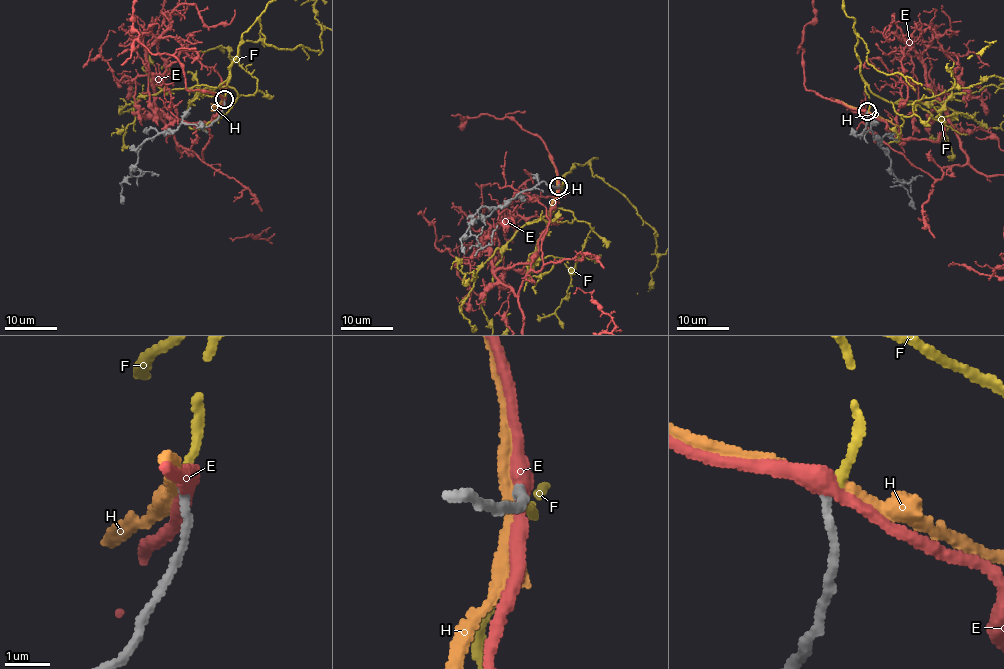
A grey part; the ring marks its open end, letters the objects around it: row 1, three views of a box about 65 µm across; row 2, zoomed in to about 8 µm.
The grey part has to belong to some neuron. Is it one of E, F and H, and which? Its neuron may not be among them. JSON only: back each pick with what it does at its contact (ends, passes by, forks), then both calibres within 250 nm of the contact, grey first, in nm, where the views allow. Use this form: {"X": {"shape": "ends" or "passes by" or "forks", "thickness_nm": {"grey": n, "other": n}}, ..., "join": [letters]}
{"F": {"shape": "ends", "thickness_nm": {"grey": 190, "other": 160}}, "join": ["F"]}

